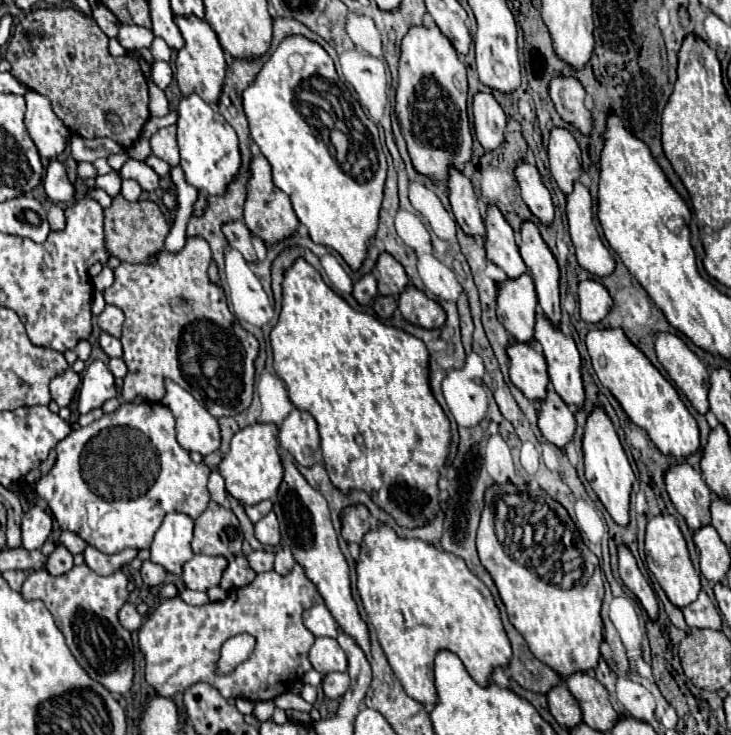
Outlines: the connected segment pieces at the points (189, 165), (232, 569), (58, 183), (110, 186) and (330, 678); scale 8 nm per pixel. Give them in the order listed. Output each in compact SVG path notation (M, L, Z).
M197 93L183 95L177 103L177 113L177 145L181 151L181 169L185 173L185 181L209 195L221 195L221 191L225 191L225 183L237 175L241 165L237 133L225 121L225 117L207 105Z
M237 555L229 567L225 569L225 575L221 579L221 587L231 591L231 589L239 589L239 587L245 587L249 585L253 579L255 579L255 571L249 567L245 555Z
M59 159L49 161L49 165L45 169L43 185L45 185L45 193L55 203L67 203L75 195L75 187L71 185L71 181L69 181L69 177L65 173L65 167L63 167L63 163Z
M111 171L111 173L105 175L98 175L95 178L95 186L101 187L111 197L115 197L117 193L121 193L121 175L117 171Z
M327 673L323 677L323 691L329 699L341 699L349 689L349 675L347 673Z

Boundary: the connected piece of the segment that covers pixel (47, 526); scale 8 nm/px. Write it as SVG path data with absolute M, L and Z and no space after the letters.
M33 505L25 515L21 523L21 535L23 535L23 547L25 549L41 549L41 545L47 541L51 533L51 517L41 505Z

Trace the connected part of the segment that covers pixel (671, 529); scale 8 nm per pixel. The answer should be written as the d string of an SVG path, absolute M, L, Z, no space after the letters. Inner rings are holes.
M657 515L647 523L645 555L647 555L647 569L655 575L655 579L659 581L659 585L663 587L663 591L667 593L669 601L675 607L683 609L685 605L693 603L693 599L697 599L697 595L701 591L699 573L695 571L695 567L689 559L685 537L683 537L683 533L677 525L677 519L673 515Z

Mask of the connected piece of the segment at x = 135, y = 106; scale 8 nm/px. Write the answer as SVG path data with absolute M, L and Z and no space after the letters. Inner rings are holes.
M35 9L35 11L31 11L31 13L15 27L15 33L13 33L13 37L9 39L9 45L7 45L7 55L5 55L5 59L11 63L11 75L13 75L15 79L19 79L21 83L25 83L25 87L29 87L29 89L45 95L45 97L51 101L55 115L67 125L67 129L69 129L71 133L81 135L81 137L109 137L109 139L117 141L117 143L123 145L123 147L131 147L131 145L137 141L141 127L143 127L145 121L149 119L149 89L147 89L147 81L145 81L145 75L143 75L139 63L137 63L135 59L127 57L127 55L123 55L123 57L113 57L113 55L109 53L109 45L107 45L107 43L109 43L109 39L107 39L107 35L97 27L97 23L95 23L91 17L87 17L85 13L77 11L77 9ZM107 111L117 113L119 119L121 119L121 123L115 125L115 127L109 125L109 123L105 121L105 113L107 113Z

